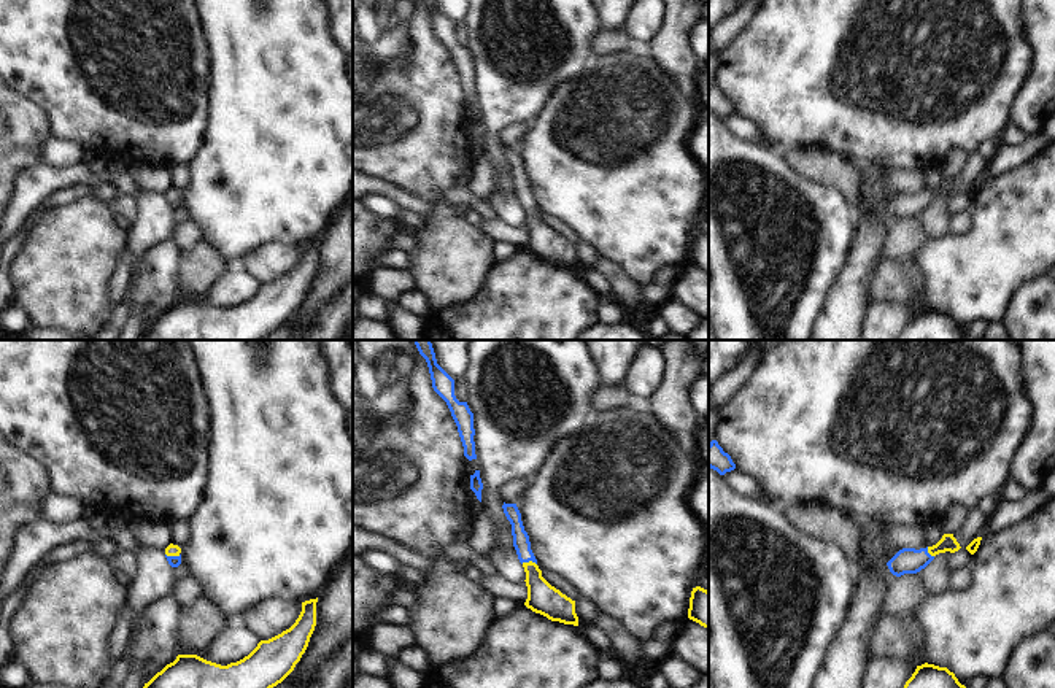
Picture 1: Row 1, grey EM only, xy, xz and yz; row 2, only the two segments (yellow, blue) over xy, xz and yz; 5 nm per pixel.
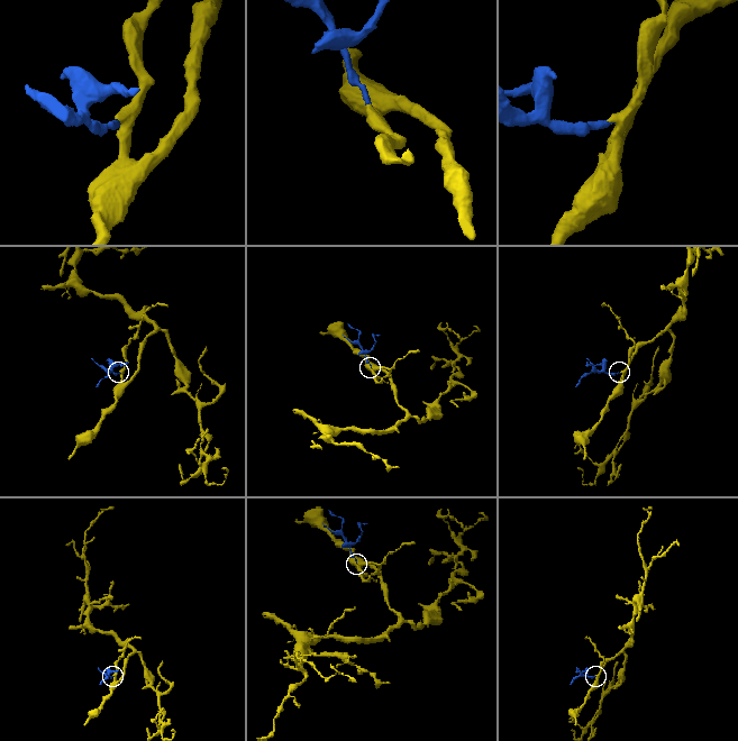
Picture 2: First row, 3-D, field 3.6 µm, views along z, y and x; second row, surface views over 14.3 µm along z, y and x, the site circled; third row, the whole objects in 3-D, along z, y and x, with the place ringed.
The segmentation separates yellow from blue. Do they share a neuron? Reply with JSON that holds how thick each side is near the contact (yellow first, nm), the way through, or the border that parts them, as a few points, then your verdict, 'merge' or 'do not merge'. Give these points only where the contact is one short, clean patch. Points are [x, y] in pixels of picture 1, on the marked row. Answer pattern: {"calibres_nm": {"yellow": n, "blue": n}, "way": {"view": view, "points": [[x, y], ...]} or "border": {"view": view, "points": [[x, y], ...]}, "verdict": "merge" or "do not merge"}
{"calibres_nm": {"yellow": 160, "blue": 90}, "way": {"view": "xz", "points": [[542, 598], [529, 561], [521, 544]]}, "verdict": "merge"}

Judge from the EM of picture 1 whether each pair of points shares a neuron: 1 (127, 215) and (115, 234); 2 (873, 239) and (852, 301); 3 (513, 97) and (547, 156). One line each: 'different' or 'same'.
1: different
2: same
3: different

